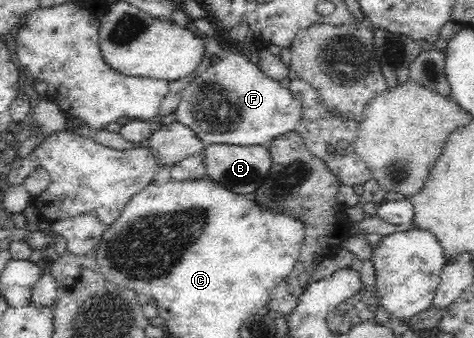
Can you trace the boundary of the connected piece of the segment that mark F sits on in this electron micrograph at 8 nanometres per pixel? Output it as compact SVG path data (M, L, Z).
M202 34L200 37L205 43L205 49L209 54L218 57L219 61L191 77L181 92L179 103L170 120L189 128L201 142L203 150L213 144L268 145L269 141L297 127L303 113L301 96L291 93L286 83L275 81L275 78L264 74L249 57L223 49L215 38L207 38Z

